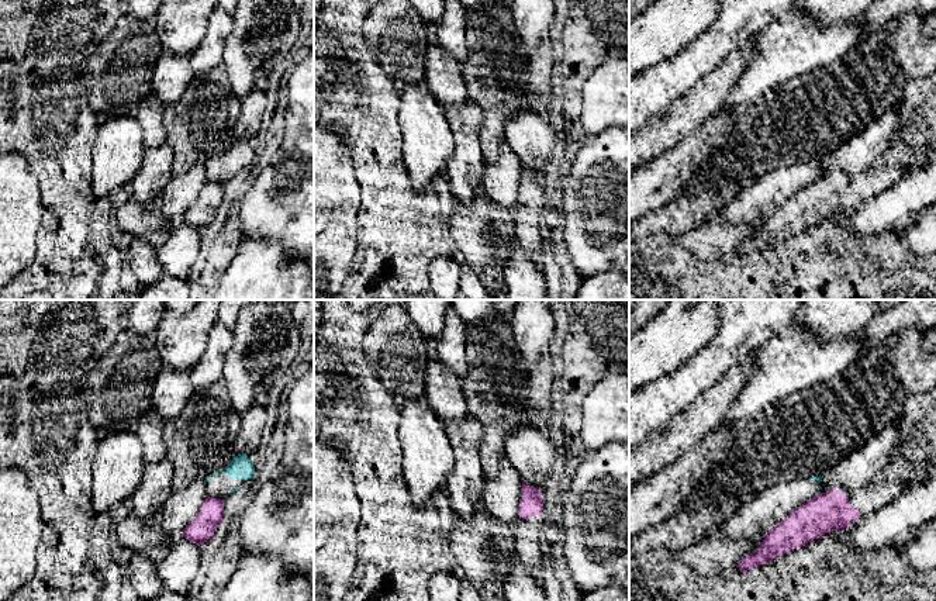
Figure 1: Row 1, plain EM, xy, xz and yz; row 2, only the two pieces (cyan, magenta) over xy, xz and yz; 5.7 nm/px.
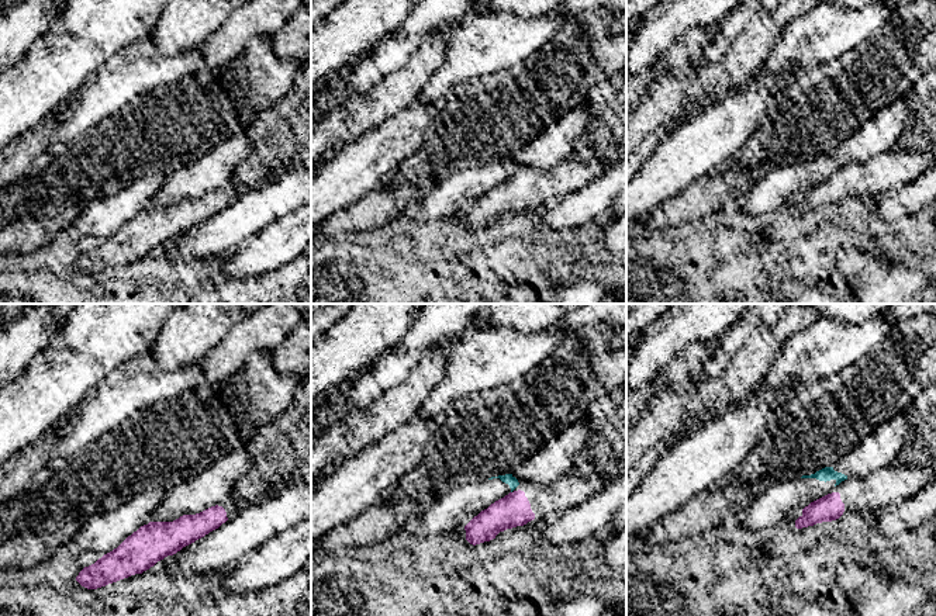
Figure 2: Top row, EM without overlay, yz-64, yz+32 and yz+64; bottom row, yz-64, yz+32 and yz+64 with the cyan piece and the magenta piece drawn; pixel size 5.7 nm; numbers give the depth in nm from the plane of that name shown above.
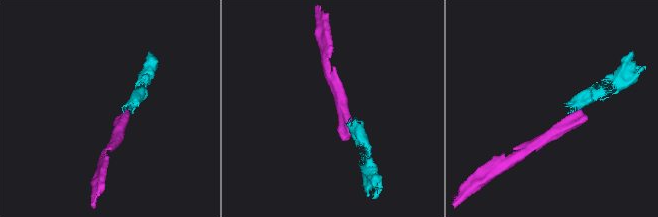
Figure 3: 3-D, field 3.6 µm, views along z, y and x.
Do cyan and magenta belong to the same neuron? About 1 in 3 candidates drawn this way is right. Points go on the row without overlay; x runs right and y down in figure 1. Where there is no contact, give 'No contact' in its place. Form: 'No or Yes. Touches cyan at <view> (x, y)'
No. Touches cyan at yz (818, 178)

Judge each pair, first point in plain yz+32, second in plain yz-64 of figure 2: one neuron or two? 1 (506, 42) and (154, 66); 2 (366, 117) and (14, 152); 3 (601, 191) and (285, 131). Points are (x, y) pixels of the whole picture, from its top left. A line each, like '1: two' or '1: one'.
1: one
2: one
3: two

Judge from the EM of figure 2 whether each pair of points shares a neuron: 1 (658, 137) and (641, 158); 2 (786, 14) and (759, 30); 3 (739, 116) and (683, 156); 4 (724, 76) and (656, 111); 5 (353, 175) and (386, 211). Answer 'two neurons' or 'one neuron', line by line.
1: one neuron
2: one neuron
3: one neuron
4: one neuron
5: two neurons

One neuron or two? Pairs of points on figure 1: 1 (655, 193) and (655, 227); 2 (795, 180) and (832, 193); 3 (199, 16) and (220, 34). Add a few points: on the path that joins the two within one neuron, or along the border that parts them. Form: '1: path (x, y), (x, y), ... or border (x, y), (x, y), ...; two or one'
1: border (683, 190), (643, 217); two
2: border (815, 179), (797, 190), (781, 206); two
3: border (210, 14), (206, 34), (192, 52); two

